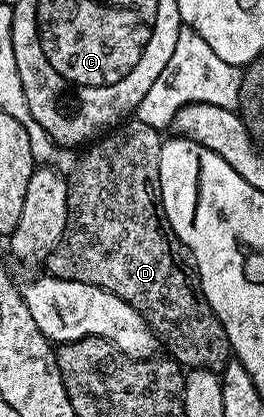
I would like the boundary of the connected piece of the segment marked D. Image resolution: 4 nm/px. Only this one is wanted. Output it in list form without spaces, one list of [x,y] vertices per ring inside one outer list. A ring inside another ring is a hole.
[[[128,119],[119,127],[105,132],[99,140],[83,150],[84,158],[77,163],[72,177],[67,178],[66,231],[47,259],[47,272],[63,281],[77,281],[102,287],[118,295],[118,299],[126,299],[126,303],[130,303],[142,313],[153,327],[158,326],[163,340],[164,337],[168,340],[168,347],[173,353],[171,356],[181,366],[188,369],[223,371],[228,362],[233,360],[232,344],[218,315],[214,315],[210,303],[200,292],[200,279],[190,264],[189,254],[184,244],[172,233],[168,222],[160,198],[161,144],[161,130],[141,121]]]

